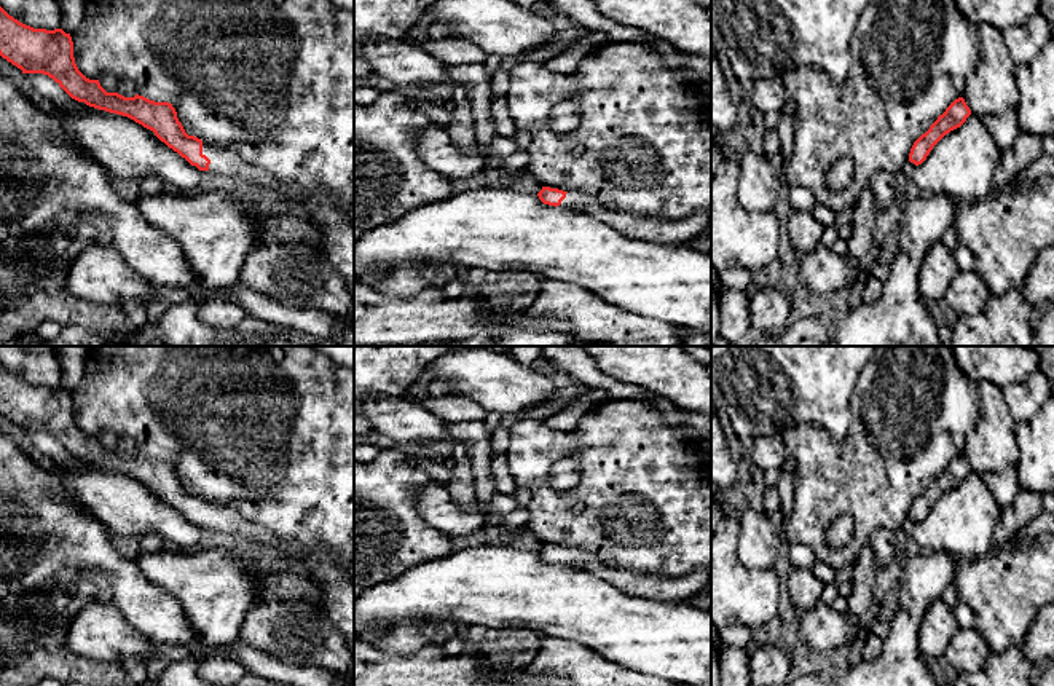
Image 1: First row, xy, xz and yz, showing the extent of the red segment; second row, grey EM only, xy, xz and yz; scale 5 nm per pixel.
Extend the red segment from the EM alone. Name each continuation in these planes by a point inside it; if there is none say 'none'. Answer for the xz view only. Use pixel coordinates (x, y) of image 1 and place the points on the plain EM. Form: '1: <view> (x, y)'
1: xz (659, 587)

